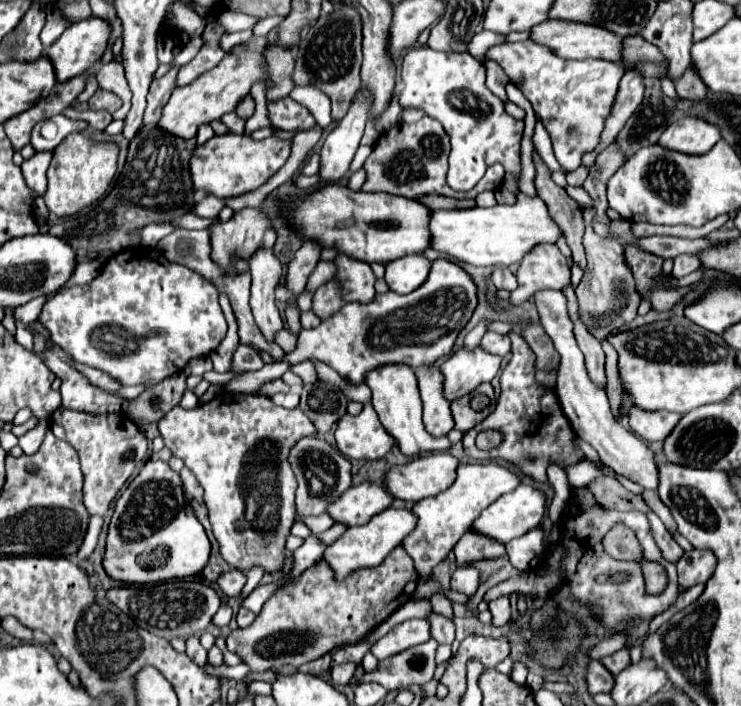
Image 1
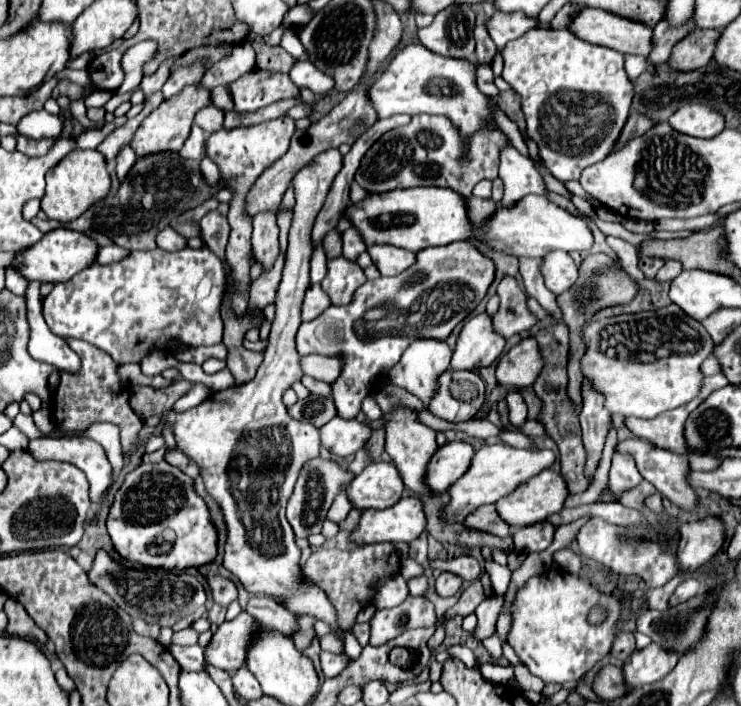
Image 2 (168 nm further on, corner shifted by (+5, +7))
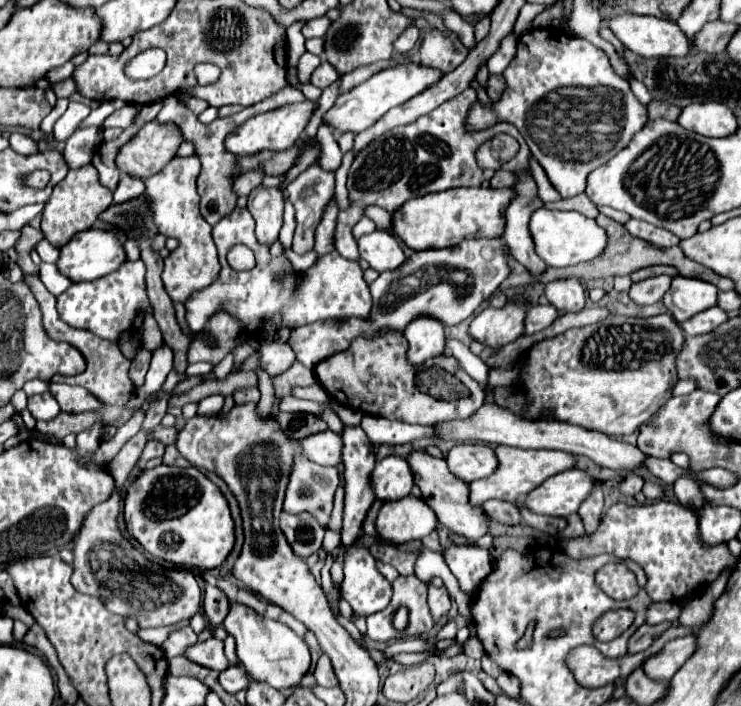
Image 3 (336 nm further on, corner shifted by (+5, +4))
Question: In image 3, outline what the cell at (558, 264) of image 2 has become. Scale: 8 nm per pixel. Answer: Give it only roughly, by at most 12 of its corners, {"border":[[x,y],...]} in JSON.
{"border":[[574,279],[548,283],[546,297],[558,311],[580,313],[584,287]]}

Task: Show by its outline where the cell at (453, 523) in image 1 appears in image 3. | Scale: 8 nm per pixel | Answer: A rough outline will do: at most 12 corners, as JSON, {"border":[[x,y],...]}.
{"border":[[498,445],[496,473],[470,483],[470,501],[514,501],[572,469],[574,455]]}

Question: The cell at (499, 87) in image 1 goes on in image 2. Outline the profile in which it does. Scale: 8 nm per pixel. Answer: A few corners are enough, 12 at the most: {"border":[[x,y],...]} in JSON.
{"border":[[476,26],[476,58],[488,62],[496,56],[496,44],[484,26]]}

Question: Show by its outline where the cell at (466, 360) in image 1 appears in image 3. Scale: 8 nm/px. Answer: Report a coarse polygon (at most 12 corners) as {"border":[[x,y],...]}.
{"border":[[530,297],[482,309],[470,337],[496,349],[524,333]]}

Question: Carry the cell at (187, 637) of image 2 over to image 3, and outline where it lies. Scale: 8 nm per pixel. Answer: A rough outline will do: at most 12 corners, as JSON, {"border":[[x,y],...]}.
{"border":[[180,627],[160,645],[166,659],[196,643],[192,627]]}

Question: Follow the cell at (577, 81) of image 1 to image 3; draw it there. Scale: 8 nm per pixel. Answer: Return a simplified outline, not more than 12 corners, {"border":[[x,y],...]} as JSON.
{"border":[[556,27],[518,39],[496,109],[562,197],[648,111],[602,49]]}

